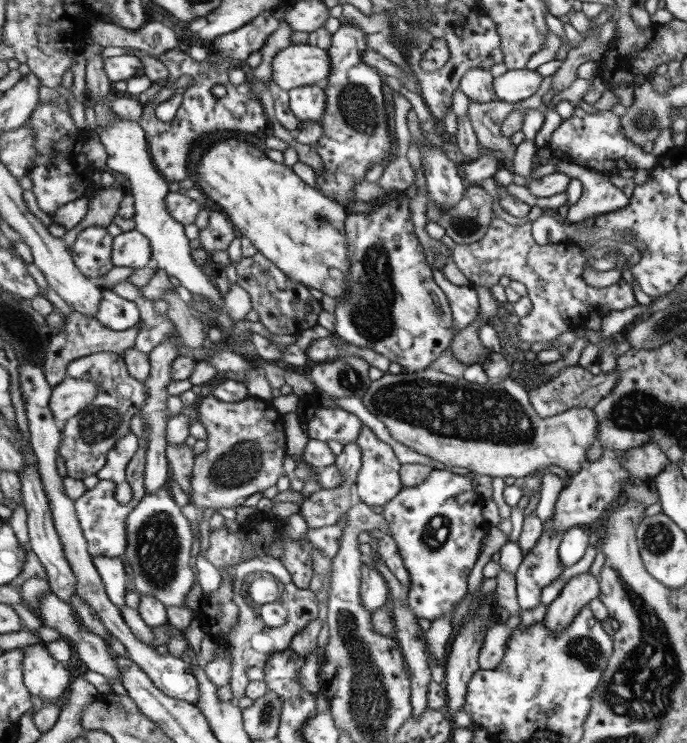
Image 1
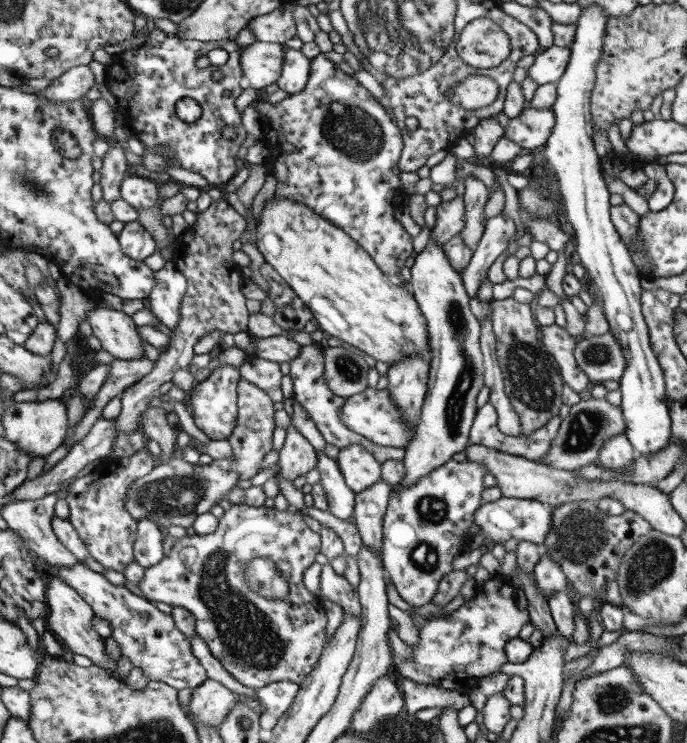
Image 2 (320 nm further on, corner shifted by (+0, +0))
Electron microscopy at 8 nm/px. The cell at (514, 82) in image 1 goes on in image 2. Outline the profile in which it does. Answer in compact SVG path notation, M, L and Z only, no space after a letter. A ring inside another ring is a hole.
M559 46L545 47L544 52L537 54L533 63L526 70L527 77L531 78L537 85L549 82L557 82L563 74L569 61L569 49Z

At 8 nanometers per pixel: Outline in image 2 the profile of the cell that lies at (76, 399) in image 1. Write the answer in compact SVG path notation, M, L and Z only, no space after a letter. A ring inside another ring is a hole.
M63 397L43 401L11 401L6 406L3 416L4 436L9 441L18 444L23 451L37 455L37 457L45 458L51 452L55 452L73 430L67 426L69 416L67 416L67 404Z

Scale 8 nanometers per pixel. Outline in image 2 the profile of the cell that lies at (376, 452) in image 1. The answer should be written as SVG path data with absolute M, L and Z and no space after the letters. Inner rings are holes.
M348 444L338 450L336 466L344 476L345 484L355 495L381 480L380 462L360 444Z

